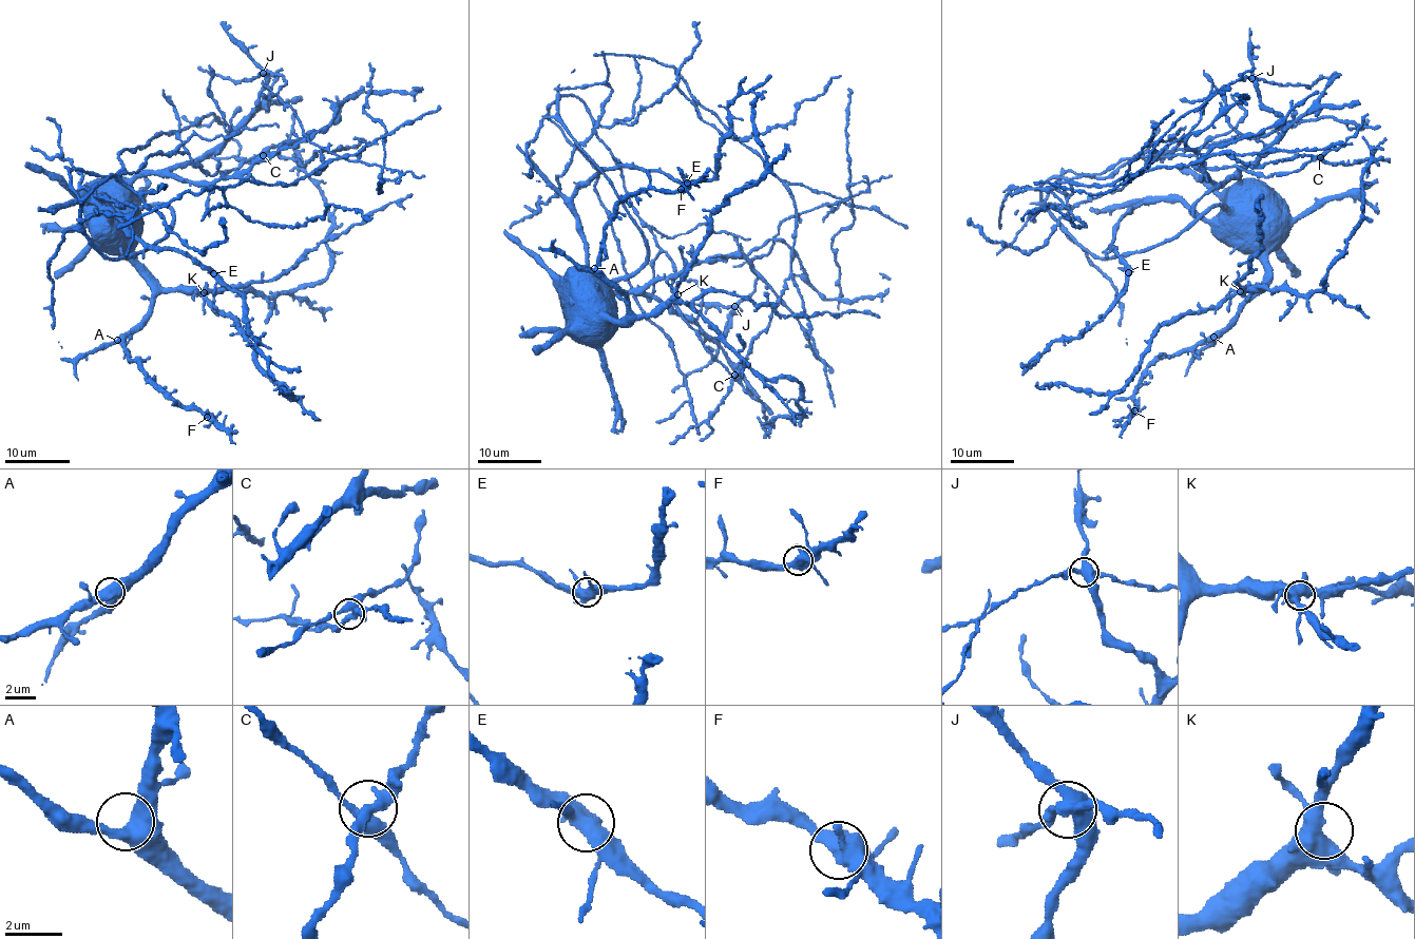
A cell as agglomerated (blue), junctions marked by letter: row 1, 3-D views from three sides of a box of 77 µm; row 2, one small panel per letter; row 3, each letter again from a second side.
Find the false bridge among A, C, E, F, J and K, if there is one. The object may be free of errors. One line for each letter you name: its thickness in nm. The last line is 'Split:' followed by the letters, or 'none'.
J: 480 nm thick
Split: J

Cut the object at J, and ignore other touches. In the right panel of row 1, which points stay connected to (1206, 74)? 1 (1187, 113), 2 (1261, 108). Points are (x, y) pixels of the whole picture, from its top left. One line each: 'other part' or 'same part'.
1: other part
2: same part

